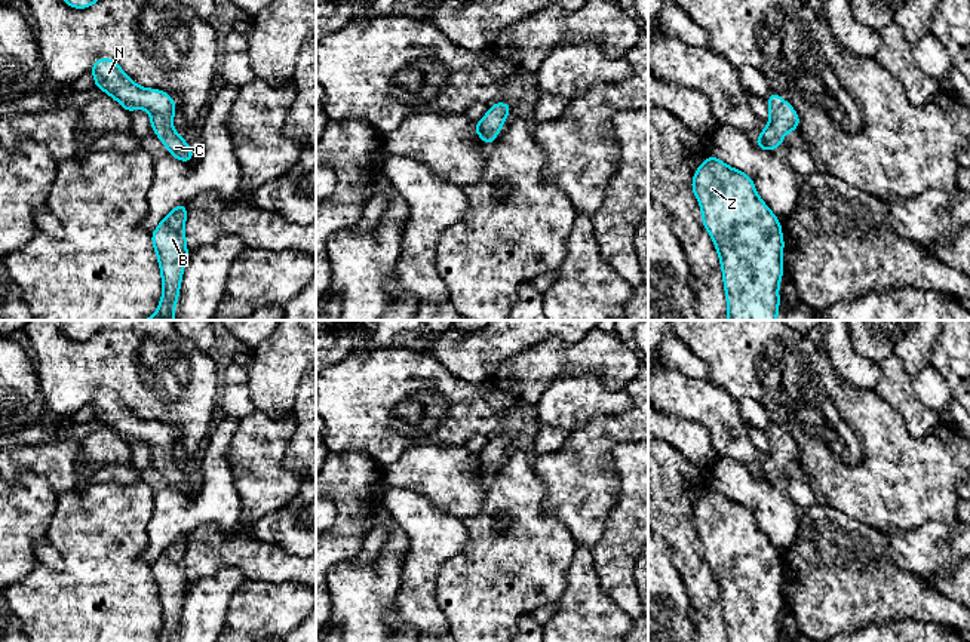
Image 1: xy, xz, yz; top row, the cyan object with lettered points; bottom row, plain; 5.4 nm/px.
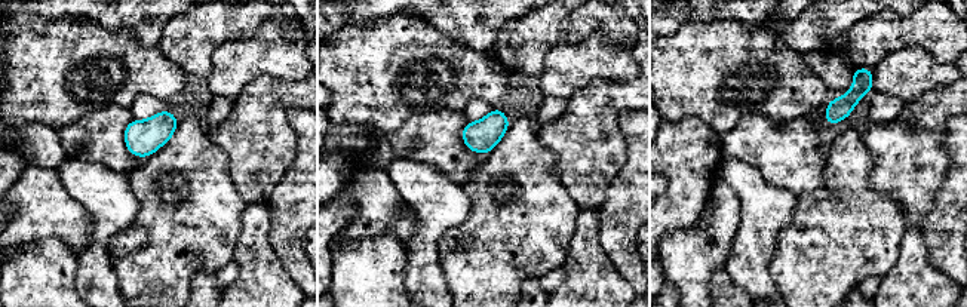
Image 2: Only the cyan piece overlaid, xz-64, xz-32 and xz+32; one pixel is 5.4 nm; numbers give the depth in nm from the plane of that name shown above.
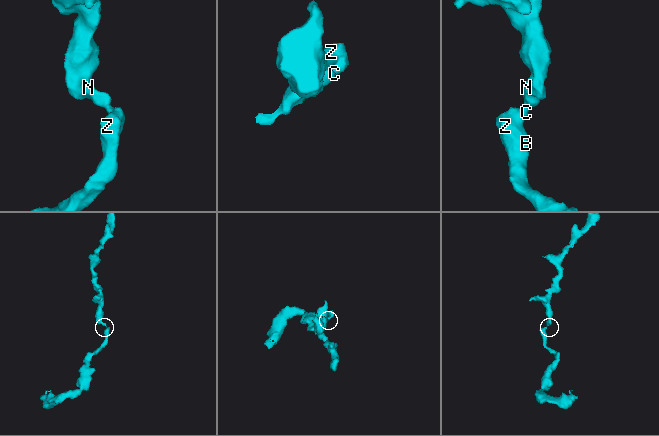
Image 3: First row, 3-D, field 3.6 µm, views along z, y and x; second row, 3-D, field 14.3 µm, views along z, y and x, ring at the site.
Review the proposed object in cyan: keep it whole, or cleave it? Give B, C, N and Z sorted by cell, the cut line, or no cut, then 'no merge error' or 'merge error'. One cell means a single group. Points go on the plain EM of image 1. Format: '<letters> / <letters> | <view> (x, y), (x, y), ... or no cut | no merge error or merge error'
B C N Z | no cut | no merge error

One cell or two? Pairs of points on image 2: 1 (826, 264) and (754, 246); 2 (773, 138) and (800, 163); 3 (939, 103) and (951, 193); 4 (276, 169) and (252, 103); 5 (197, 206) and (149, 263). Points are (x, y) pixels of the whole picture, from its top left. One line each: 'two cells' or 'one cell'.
1: two cells
2: one cell
3: two cells
4: one cell
5: one cell

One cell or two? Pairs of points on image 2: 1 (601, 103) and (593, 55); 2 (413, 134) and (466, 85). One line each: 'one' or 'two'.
1: two
2: two

